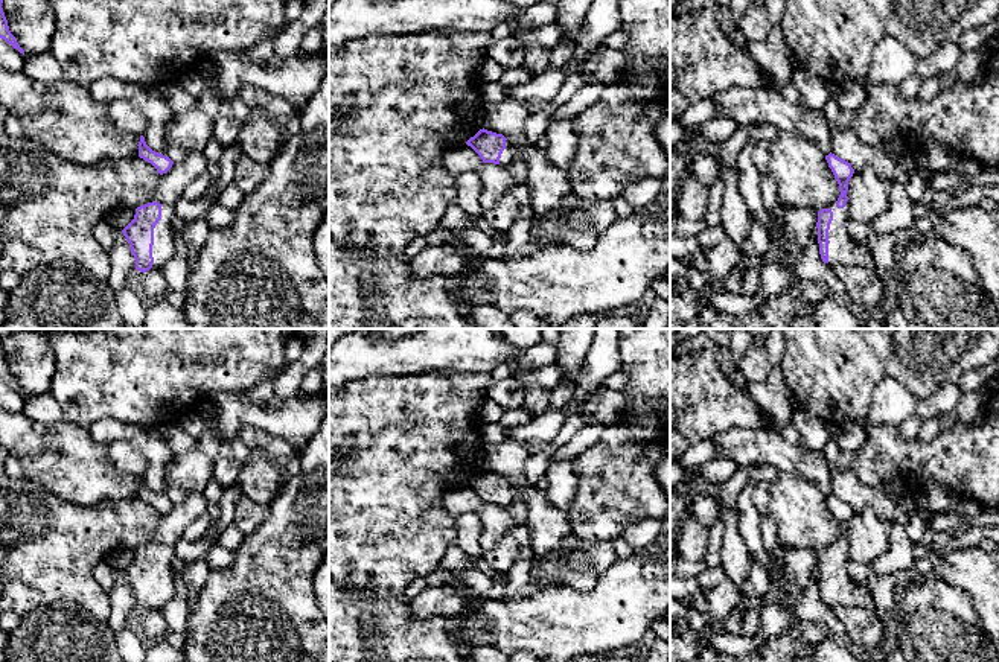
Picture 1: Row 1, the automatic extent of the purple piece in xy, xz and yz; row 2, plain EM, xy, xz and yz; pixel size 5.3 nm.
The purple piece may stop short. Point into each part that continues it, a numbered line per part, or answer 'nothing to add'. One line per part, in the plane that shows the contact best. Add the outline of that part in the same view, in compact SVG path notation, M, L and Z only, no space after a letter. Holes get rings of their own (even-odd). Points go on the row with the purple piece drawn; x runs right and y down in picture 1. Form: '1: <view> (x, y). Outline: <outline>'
1: xy (163, 248). Outline: M166 202L161 204L161 219L154 228L154 245L152 257L154 263L151 269L161 268L175 253L175 233L172 230L172 205Z

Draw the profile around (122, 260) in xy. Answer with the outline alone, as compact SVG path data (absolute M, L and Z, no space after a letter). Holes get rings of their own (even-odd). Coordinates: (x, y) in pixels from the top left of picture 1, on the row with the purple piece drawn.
M117 230L116 245L110 250L108 256L111 272L107 280L110 288L116 292L126 286L128 275L136 271L136 259L122 230Z

